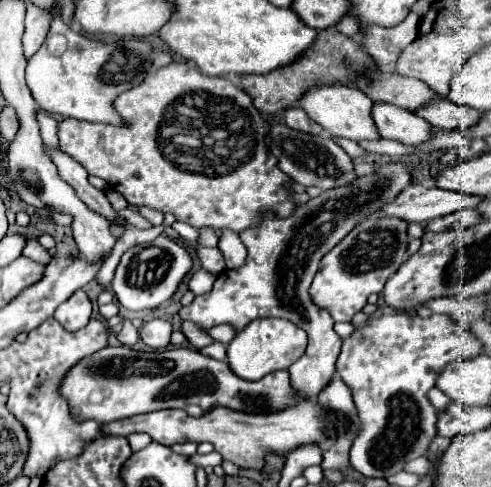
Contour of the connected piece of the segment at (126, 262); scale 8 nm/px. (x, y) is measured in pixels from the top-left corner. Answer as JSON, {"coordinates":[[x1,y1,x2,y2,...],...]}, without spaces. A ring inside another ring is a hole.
{"coordinates":[[160,234,152,244,134,246,128,252,124,252,112,280,112,290,116,292,118,302,128,310,158,308,162,302,172,298,184,274,190,270,190,266,192,260,186,248,176,240,168,238,166,234]]}

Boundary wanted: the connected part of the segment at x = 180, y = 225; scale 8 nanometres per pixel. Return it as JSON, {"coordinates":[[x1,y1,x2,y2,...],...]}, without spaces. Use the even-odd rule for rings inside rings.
{"coordinates":[[175,221,172,228,179,234,181,238,185,241,190,241,192,243,197,242,199,237,198,229,186,224,184,222]]}

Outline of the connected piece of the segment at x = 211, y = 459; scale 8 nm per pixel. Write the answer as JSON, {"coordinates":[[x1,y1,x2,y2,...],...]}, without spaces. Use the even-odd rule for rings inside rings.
{"coordinates":[[212,452,212,454,206,454,206,456,200,456,199,454,195,454,190,458,190,461,197,466,204,466,204,468,214,468,214,466,218,466,218,464,222,464,222,456,218,454,218,452]]}

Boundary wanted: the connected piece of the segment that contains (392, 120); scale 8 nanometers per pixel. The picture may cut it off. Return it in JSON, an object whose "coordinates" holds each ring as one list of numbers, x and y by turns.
{"coordinates":[[378,102,372,108,372,118,382,138,398,140,410,146,418,146,420,142,428,142,428,138,432,138,432,126,428,126,428,122,416,112,400,106]]}

